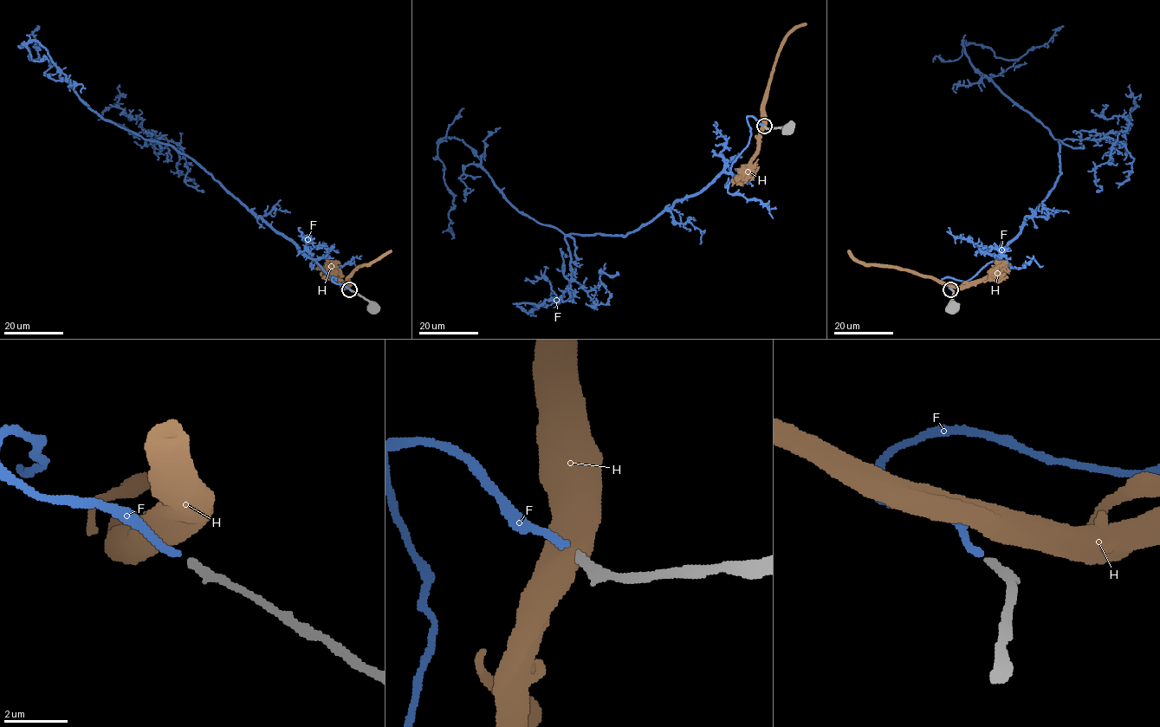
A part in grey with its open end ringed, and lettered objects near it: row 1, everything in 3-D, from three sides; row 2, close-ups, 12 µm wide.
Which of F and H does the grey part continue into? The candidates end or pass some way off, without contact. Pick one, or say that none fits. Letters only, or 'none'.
F

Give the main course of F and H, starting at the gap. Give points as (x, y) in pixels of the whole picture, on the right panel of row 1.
F: (950, 288), (941, 281), (994, 261), (1060, 174), (1059, 141), (962, 41), (1018, 60), (1064, 26)
H: (951, 288), (909, 271), (861, 263), (848, 250)

